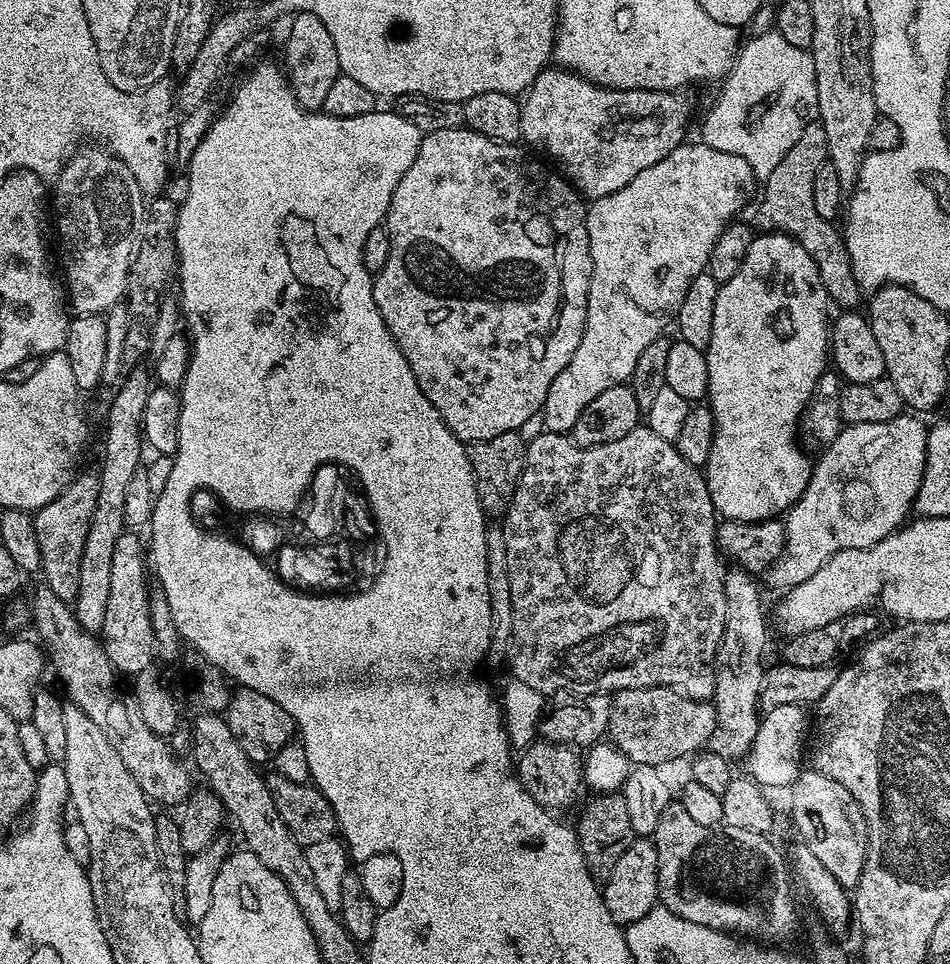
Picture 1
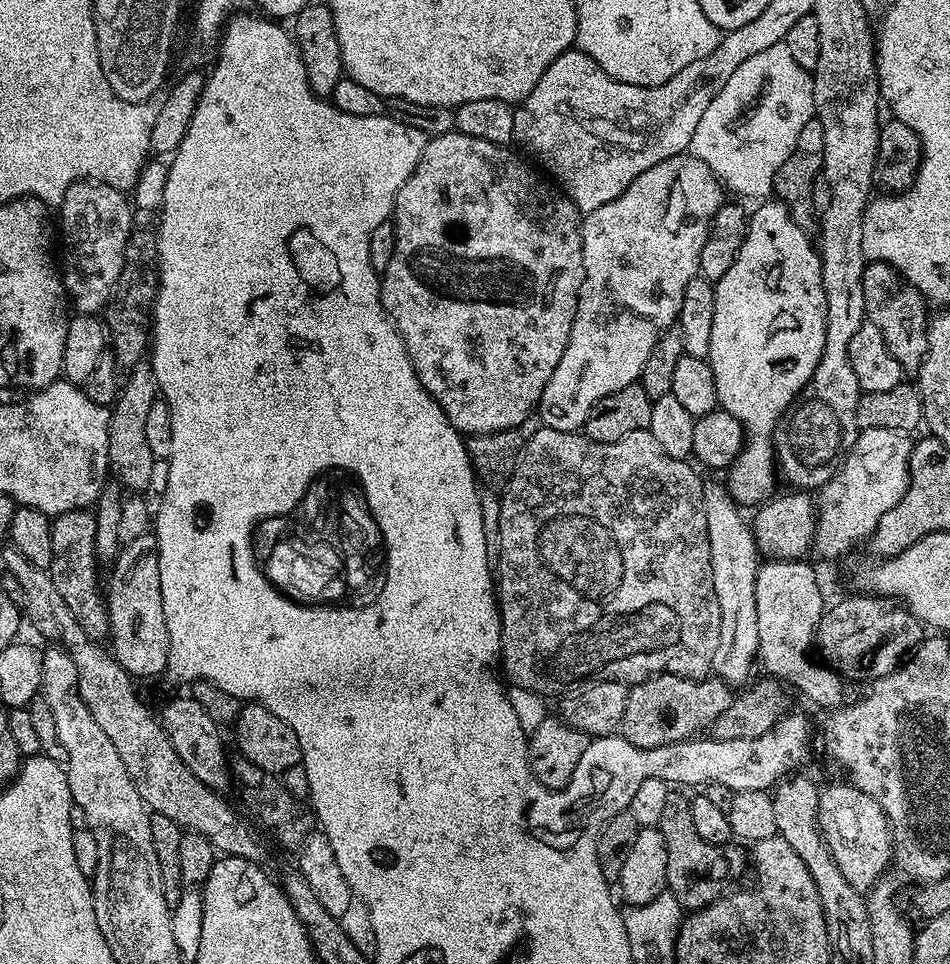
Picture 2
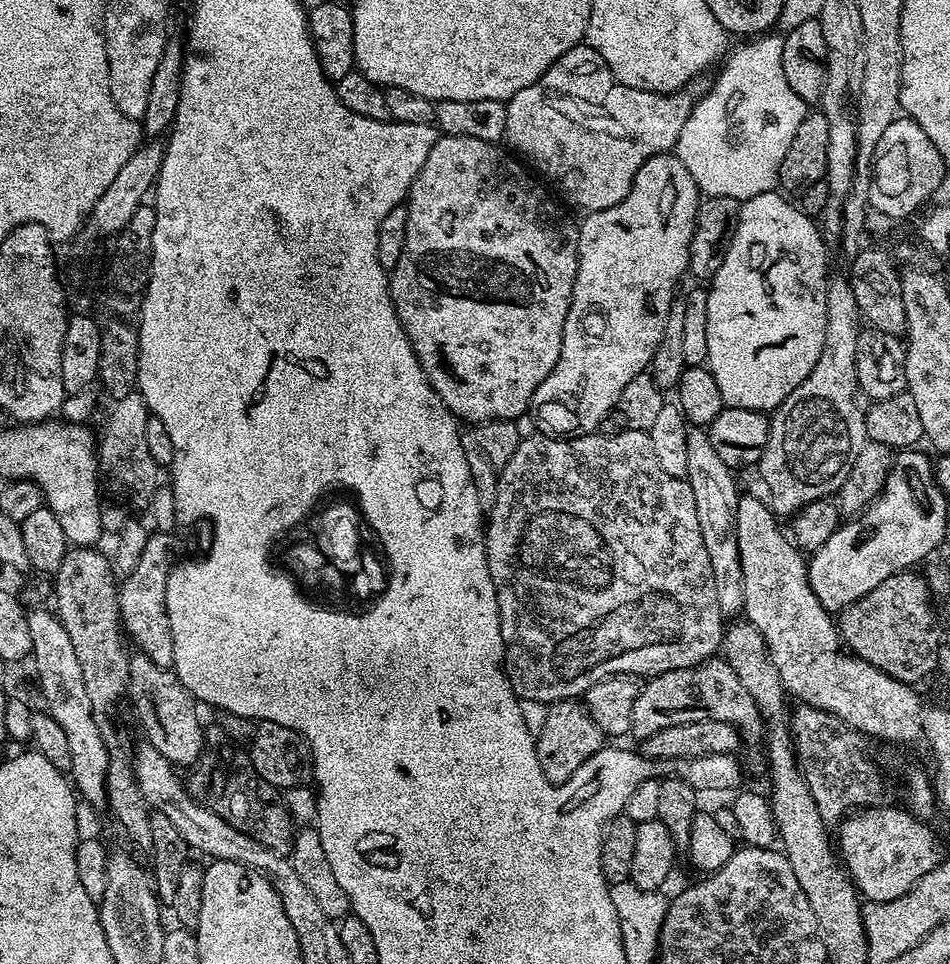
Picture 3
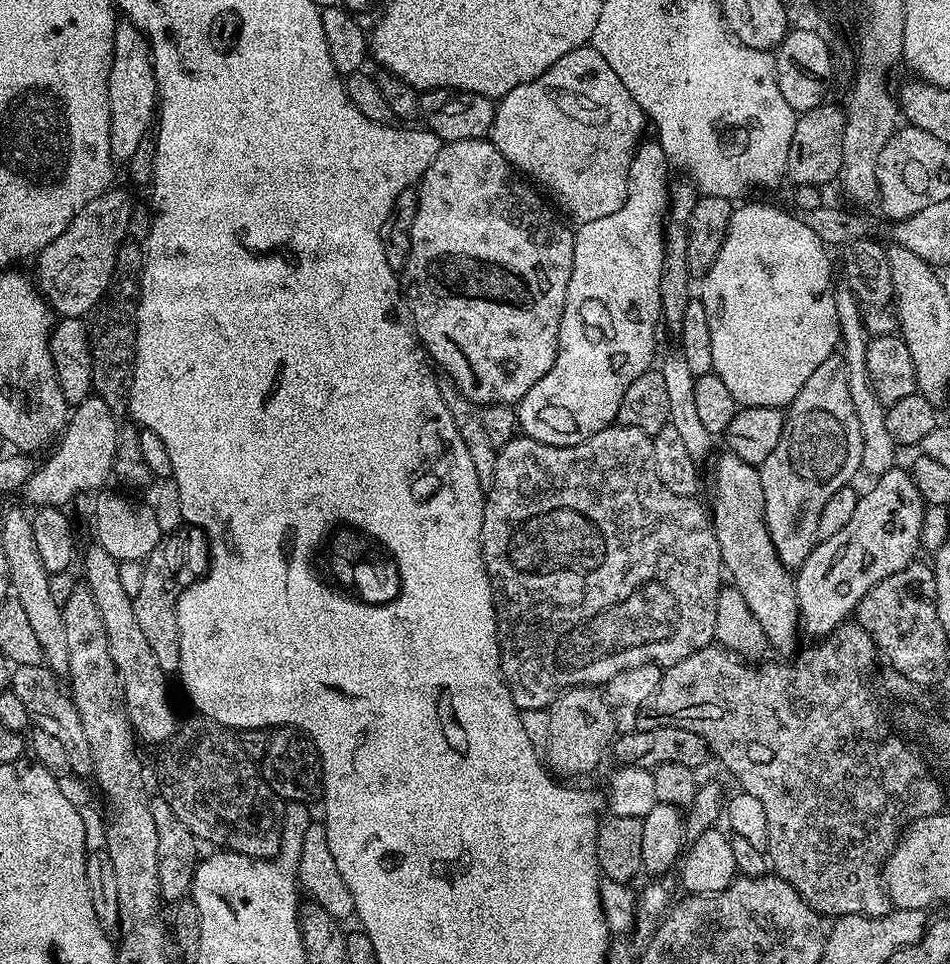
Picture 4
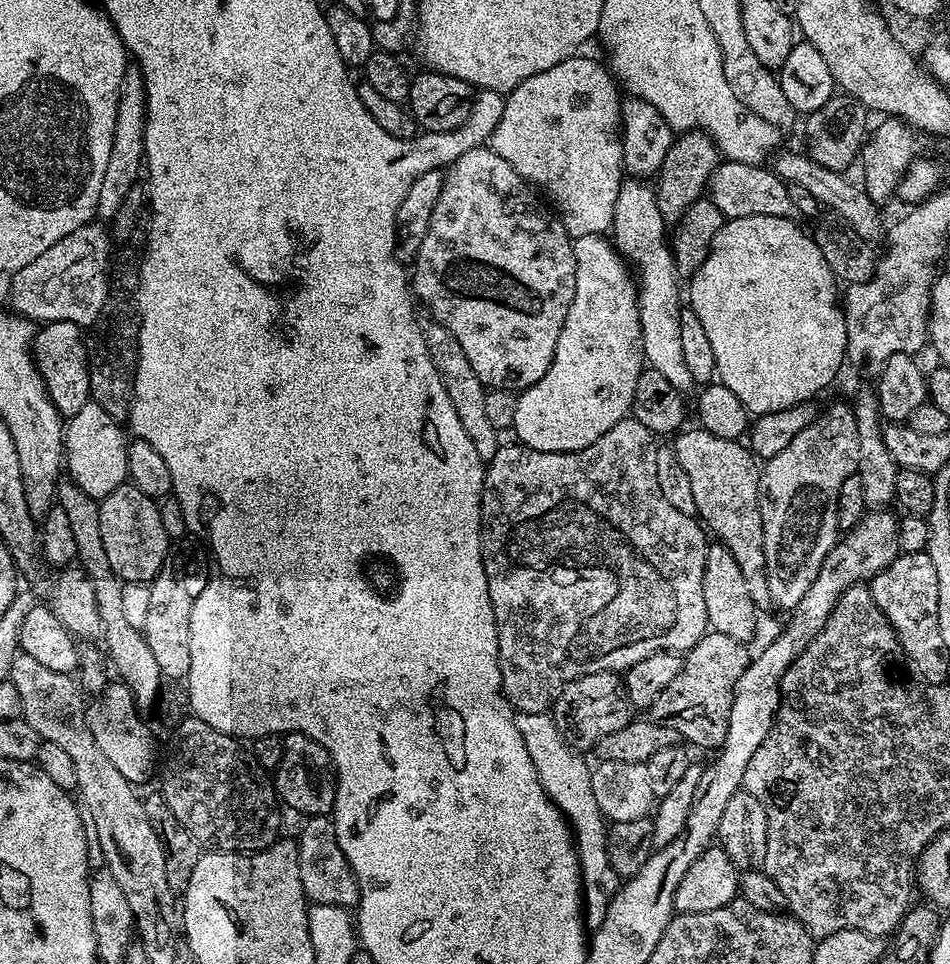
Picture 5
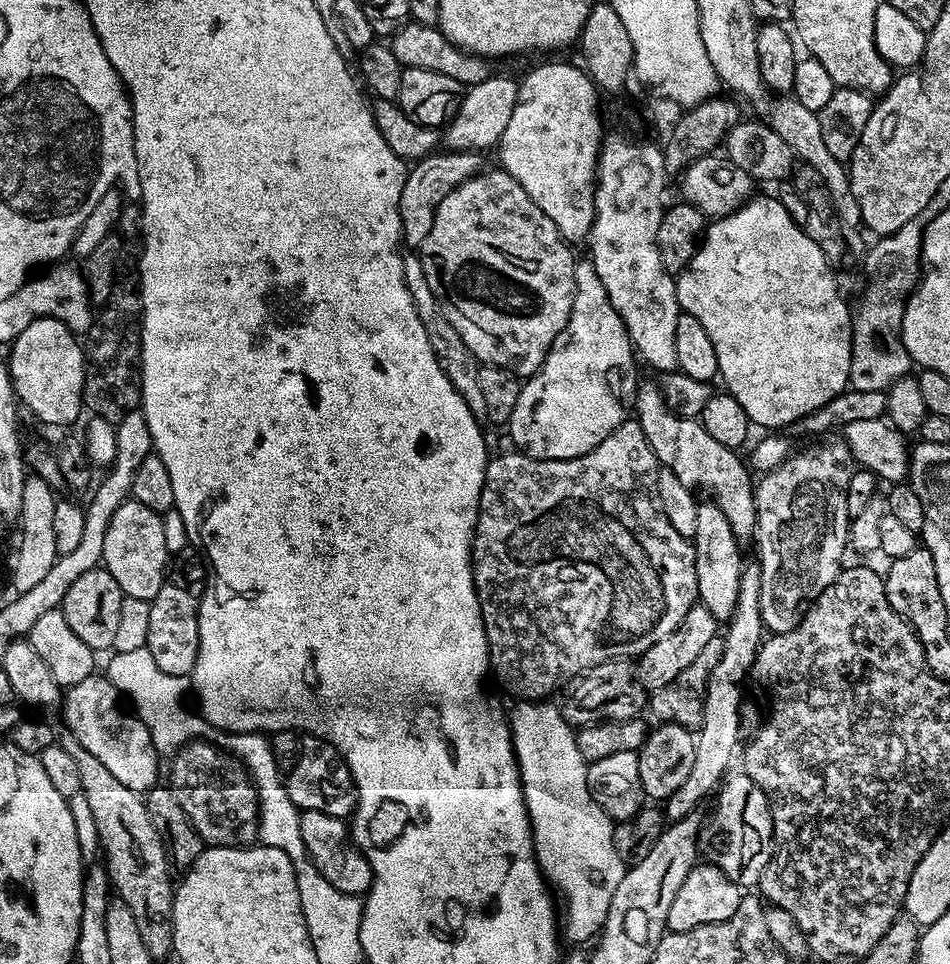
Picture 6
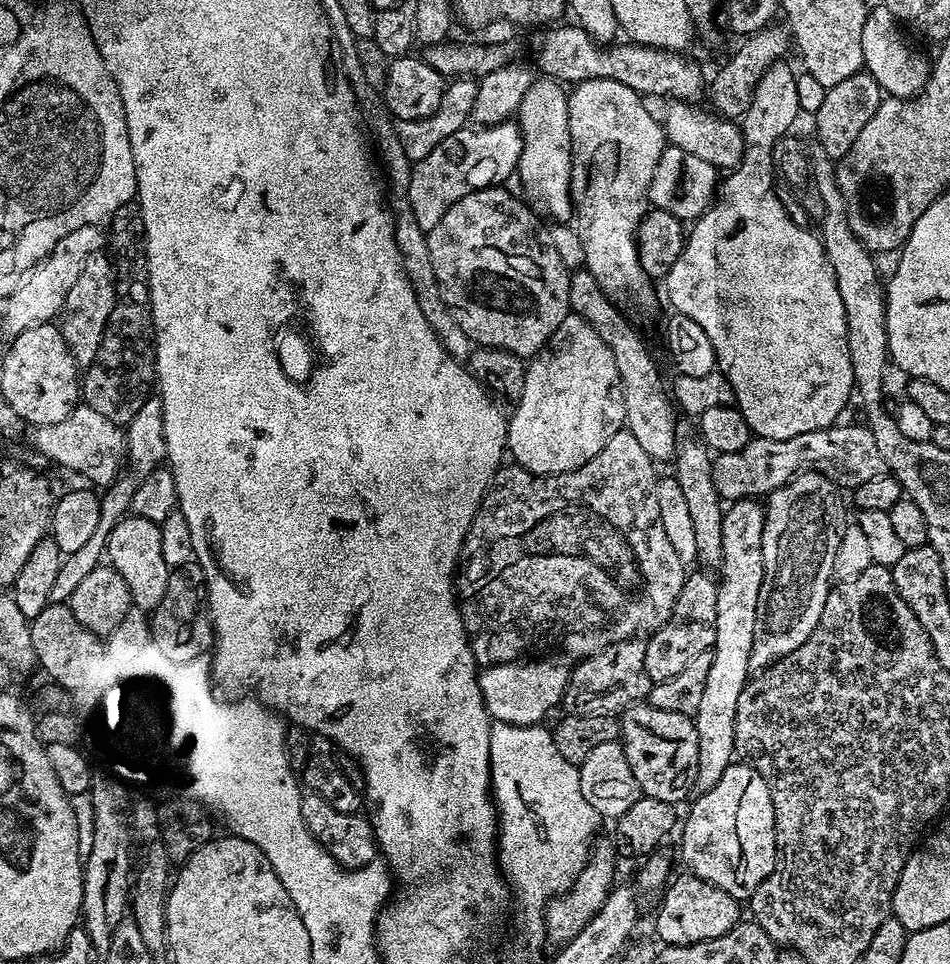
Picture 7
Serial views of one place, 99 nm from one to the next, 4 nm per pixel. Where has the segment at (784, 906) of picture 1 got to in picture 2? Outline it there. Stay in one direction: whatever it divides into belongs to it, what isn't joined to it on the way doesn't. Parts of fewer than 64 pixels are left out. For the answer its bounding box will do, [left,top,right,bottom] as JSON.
[659,794,746,910]

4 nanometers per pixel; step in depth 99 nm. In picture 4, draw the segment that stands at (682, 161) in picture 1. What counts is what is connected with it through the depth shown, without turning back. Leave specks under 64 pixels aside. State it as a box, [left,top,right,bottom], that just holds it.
[516,142,670,448]

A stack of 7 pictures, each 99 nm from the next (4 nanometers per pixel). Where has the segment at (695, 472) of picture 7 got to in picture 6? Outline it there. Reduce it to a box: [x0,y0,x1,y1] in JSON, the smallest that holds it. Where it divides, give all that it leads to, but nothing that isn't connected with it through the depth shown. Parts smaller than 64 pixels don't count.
[690,502,746,622]

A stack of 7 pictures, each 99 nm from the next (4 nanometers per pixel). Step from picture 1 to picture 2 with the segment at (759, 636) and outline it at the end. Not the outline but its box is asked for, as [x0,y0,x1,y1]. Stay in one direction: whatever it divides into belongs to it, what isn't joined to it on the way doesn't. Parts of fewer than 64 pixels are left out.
[704,483,762,686]

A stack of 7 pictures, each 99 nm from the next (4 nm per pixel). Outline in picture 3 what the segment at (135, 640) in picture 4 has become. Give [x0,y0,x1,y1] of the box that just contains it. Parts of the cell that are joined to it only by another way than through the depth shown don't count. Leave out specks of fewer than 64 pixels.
[128,654,205,766]

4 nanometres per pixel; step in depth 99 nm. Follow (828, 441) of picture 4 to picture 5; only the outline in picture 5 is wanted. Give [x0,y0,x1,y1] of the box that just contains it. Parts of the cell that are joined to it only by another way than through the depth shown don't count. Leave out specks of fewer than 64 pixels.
[760,403,858,610]

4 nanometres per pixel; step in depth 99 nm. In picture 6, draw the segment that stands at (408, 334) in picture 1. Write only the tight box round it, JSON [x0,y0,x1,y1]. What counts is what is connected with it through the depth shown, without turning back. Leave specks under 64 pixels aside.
[418,170,578,378]

